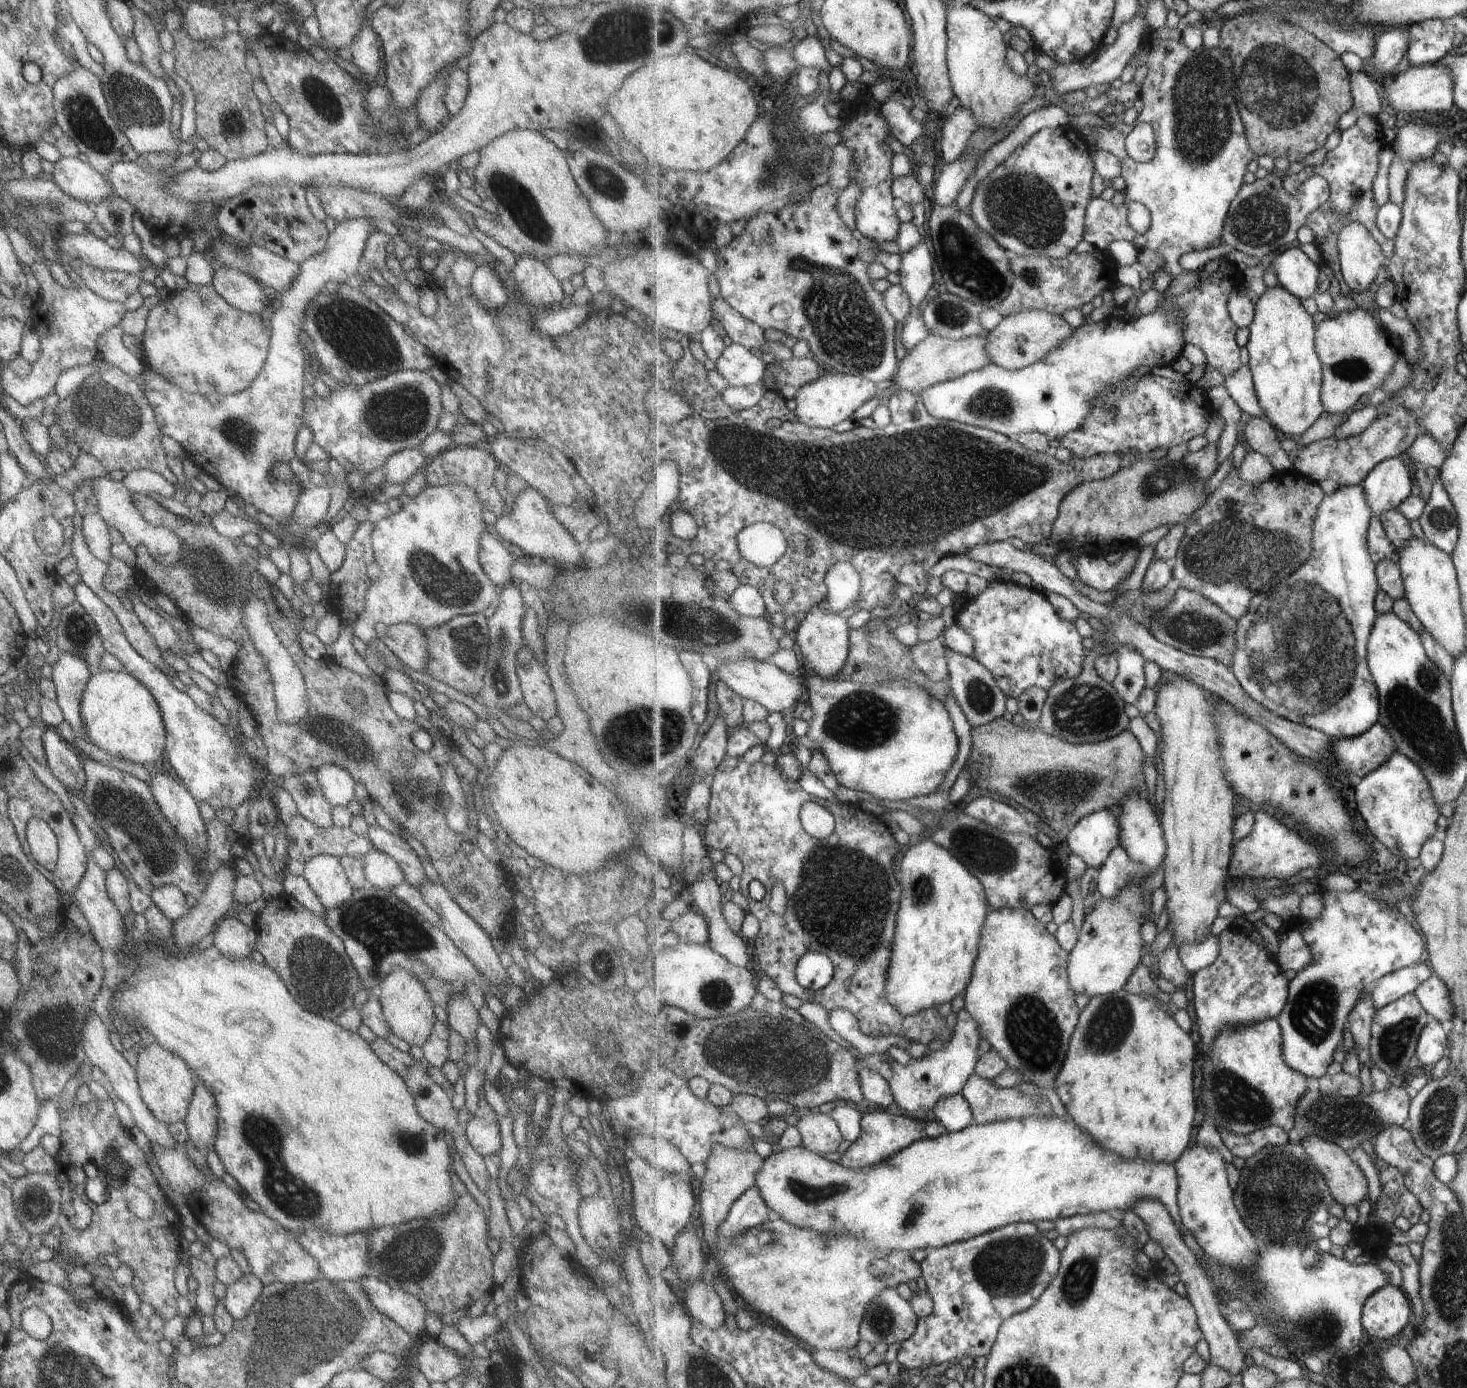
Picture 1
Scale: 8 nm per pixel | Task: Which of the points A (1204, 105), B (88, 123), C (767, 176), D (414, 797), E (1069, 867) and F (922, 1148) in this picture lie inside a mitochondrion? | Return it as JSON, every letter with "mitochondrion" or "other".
{"A":"mitochondrion","B":"mitochondrion","C":"mitochondrion","D":"mitochondrion","E":"other","F":"other"}

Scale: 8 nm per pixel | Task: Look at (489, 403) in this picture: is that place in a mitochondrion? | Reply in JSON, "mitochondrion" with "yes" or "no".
{"mitochondrion":"no"}

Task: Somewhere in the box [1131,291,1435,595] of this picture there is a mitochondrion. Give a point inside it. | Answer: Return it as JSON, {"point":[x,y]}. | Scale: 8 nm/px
{"point":[1161,478]}

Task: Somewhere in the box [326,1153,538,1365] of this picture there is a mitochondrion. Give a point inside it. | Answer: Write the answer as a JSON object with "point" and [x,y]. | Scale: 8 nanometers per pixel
{"point":[415,1247]}

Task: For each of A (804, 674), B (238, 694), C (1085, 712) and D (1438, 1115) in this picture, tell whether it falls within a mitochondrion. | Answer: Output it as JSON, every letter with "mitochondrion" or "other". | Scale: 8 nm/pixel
{"A":"other","B":"other","C":"mitochondrion","D":"mitochondrion"}

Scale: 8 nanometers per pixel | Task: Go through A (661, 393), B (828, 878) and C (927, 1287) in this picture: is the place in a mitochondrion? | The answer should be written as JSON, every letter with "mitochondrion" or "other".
{"A":"other","B":"mitochondrion","C":"other"}

